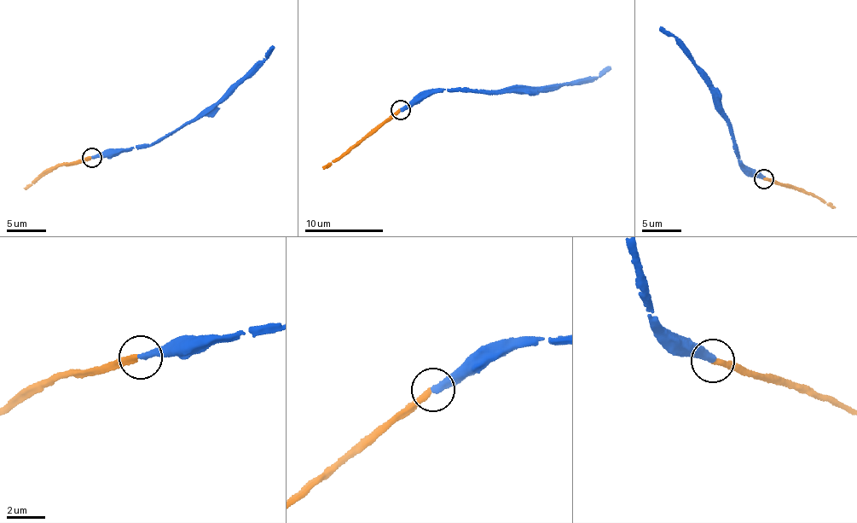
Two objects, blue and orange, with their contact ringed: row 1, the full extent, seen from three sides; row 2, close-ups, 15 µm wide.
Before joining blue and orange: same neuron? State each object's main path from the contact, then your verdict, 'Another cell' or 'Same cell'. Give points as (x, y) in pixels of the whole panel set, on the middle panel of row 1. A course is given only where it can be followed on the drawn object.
Course of blue: (400, 109), (420, 102), (436, 92), (464, 87), (492, 91), (544, 87), (589, 79), (610, 66). Course of orange: (400, 109), (322, 168). Same cell

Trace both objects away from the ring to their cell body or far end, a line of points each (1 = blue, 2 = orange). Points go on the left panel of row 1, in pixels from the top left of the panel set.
1: (91, 158), (153, 144), (193, 122), (222, 102), (259, 69), (274, 47)
2: (91, 158), (54, 166), (25, 189)

